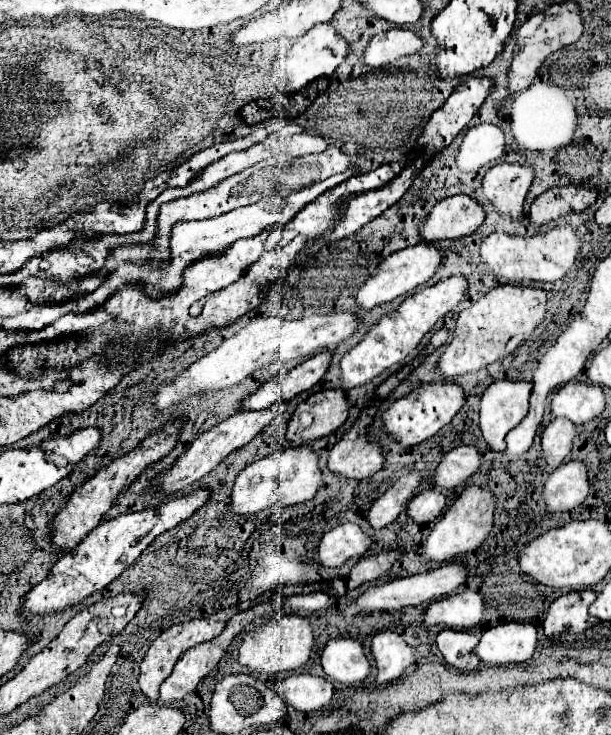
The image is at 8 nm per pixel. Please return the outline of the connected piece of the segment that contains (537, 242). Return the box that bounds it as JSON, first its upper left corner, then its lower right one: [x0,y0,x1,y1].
[480,224,580,284]

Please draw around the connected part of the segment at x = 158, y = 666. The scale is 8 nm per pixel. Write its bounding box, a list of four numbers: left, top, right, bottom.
[138,602,252,702]

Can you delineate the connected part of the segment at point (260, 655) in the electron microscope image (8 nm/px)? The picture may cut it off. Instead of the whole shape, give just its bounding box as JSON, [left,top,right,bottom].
[238,614,314,674]

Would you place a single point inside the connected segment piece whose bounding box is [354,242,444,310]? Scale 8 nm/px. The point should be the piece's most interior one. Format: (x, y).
(400, 273)

